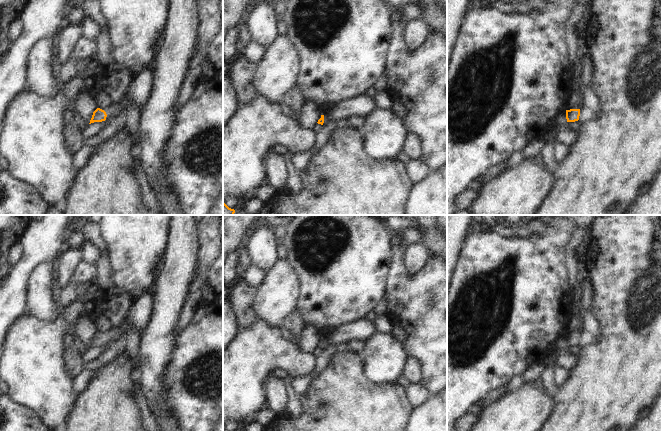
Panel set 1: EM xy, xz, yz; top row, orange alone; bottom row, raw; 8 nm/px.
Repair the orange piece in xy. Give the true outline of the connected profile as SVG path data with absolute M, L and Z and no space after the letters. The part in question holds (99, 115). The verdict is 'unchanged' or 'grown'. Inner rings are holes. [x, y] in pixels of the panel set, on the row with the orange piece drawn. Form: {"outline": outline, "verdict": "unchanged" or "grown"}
{"outline": "M151 68L143 70L141 73L132 77L127 92L118 104L112 104L107 112L97 108L92 115L90 123L102 122L106 117L113 117L124 112L128 105L136 105L142 108L148 97L150 96L151 88L153 85L153 72Z", "verdict": "grown"}

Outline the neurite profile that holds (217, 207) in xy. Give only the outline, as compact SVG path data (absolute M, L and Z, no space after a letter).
M223 194L213 202L208 215L223 215Z

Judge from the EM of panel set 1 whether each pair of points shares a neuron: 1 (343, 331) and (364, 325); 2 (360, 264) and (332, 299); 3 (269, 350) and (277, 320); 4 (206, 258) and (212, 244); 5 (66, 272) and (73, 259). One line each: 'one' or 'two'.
1: one
2: one
3: two
4: one
5: one

